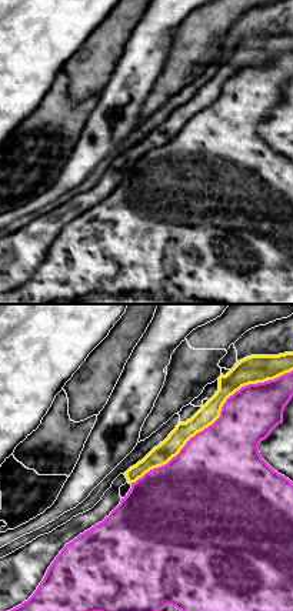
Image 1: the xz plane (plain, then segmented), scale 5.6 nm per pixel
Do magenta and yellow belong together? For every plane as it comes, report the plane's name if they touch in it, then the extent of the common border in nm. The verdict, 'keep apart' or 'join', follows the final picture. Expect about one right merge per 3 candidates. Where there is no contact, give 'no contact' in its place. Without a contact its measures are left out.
meets magenta in xz; contact 950 nm long

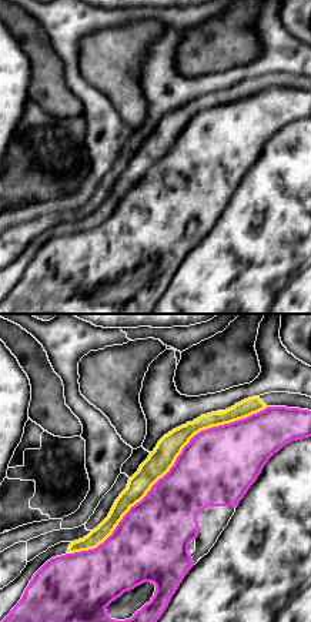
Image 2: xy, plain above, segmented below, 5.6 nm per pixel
meets magenta in xy; contact 1400 nm long

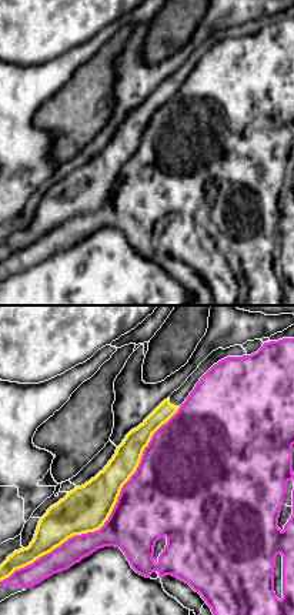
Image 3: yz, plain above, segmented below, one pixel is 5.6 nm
meets magenta in yz; contact 1400 nm long

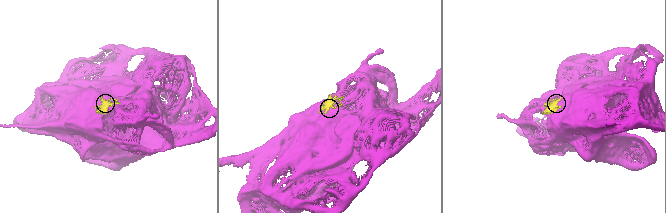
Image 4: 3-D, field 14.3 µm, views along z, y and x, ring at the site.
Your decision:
keep apart

